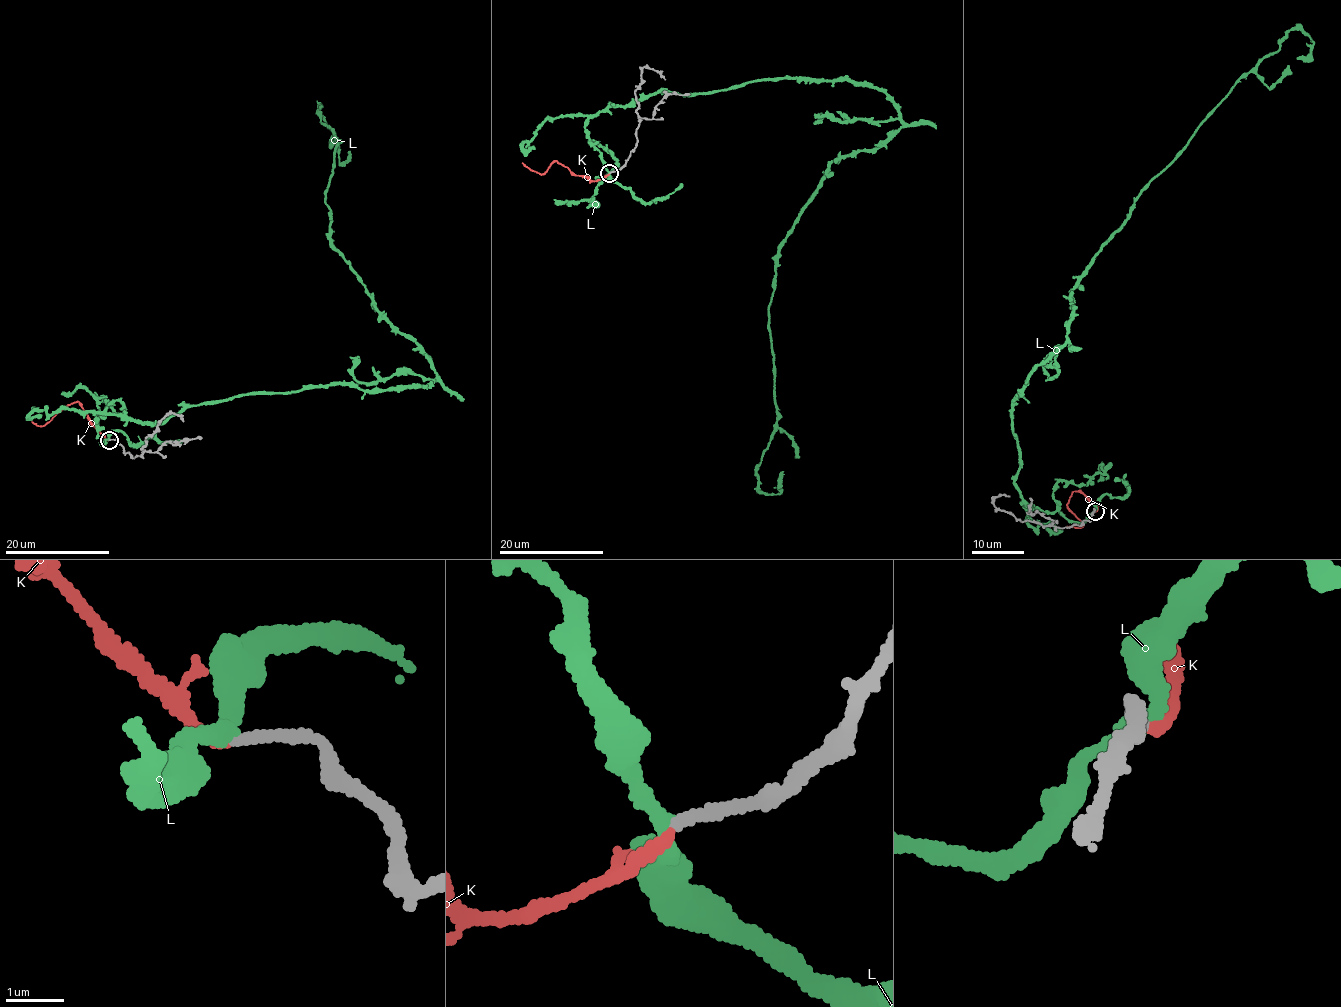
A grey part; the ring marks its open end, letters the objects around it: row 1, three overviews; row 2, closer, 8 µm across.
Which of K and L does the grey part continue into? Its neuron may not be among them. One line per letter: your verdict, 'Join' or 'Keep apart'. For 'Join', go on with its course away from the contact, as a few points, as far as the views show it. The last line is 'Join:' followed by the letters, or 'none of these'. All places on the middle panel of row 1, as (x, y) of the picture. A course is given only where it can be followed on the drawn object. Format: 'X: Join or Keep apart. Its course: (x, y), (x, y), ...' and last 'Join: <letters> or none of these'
K: Join. Its course: (609, 173), (592, 181), (555, 161), (542, 174), (522, 162)
L: Keep apart
Join: K

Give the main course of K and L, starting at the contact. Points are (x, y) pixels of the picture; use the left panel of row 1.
K: (108, 440), (93, 426), (78, 401), (70, 403), (42, 426), (35, 425), (27, 414)
L: (110, 439), (97, 413), (151, 423), (240, 396), (436, 378), (333, 245), (339, 143), (319, 106), (337, 142)

